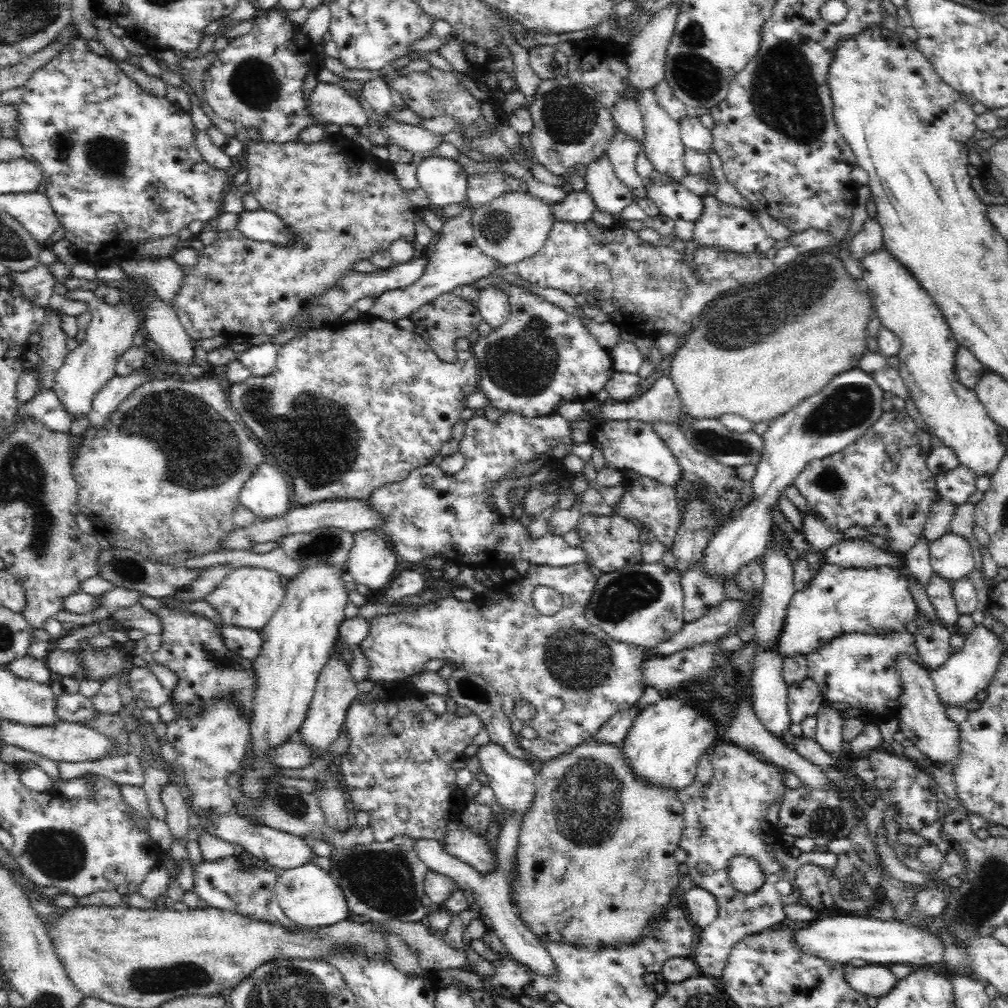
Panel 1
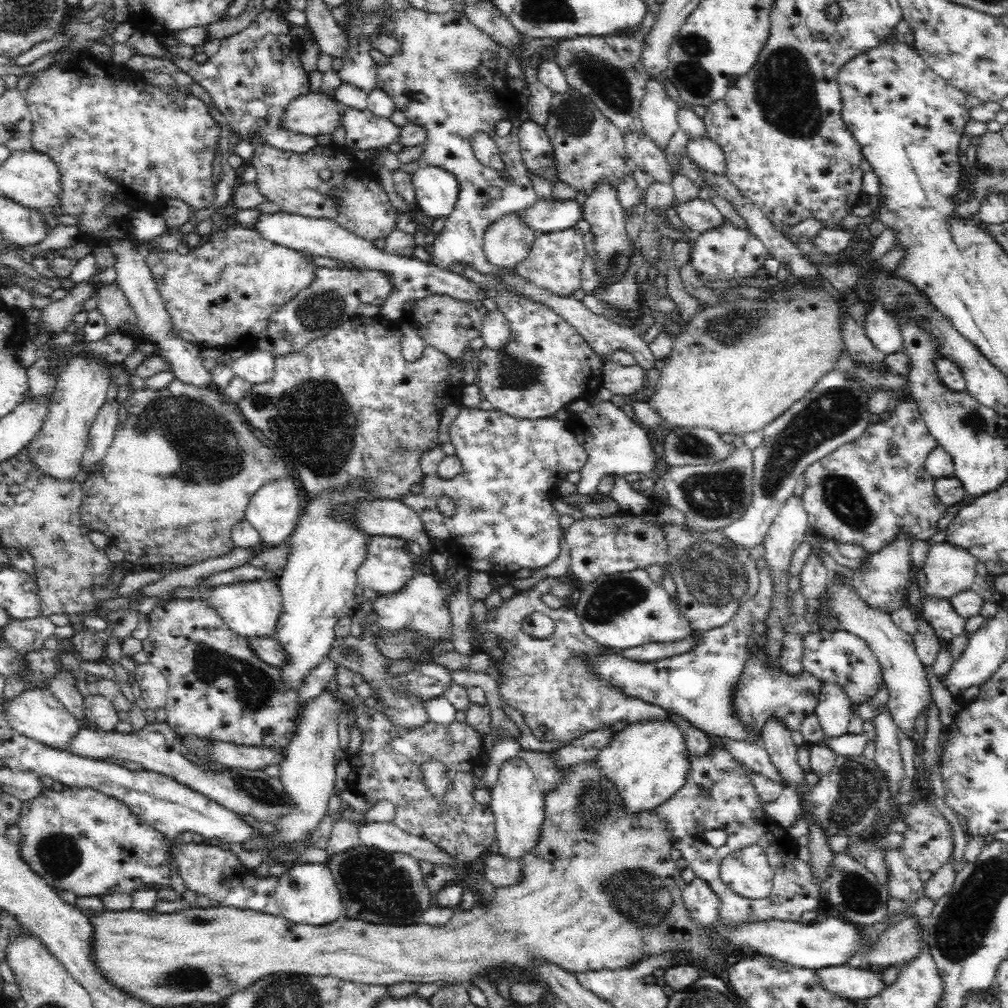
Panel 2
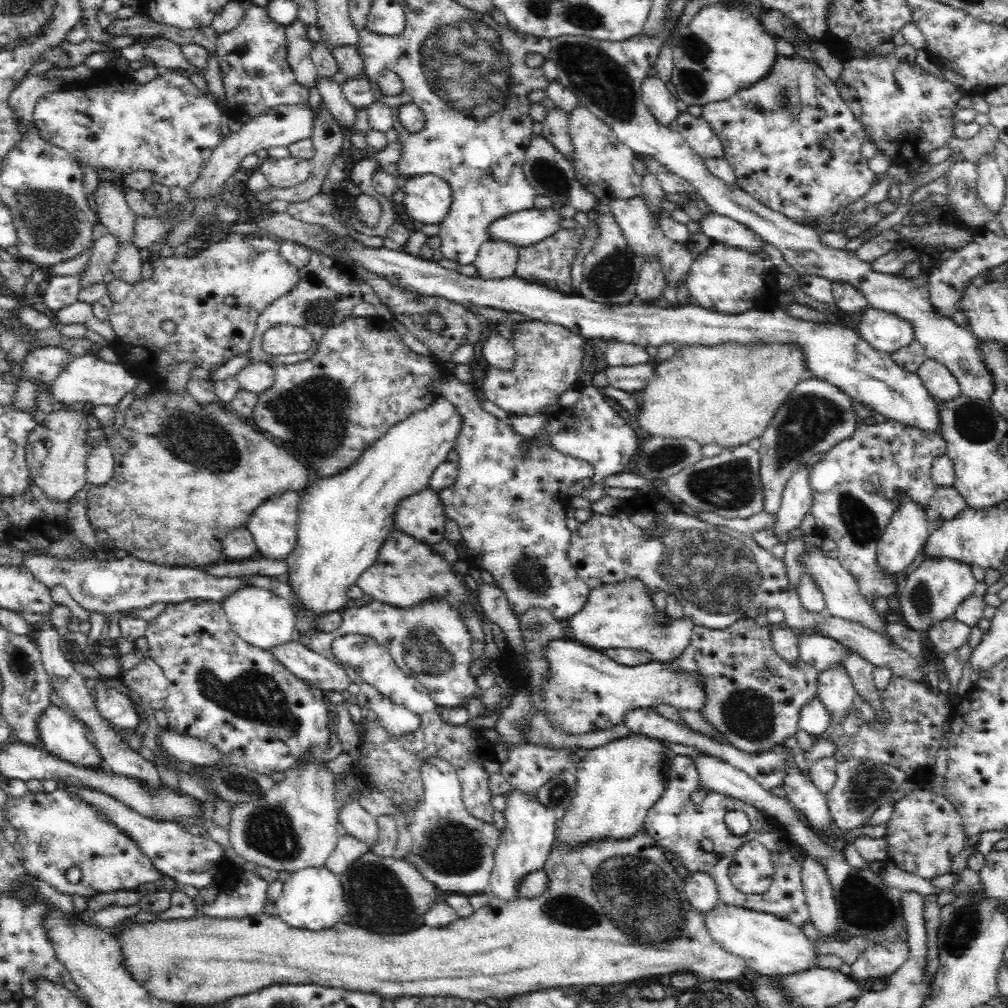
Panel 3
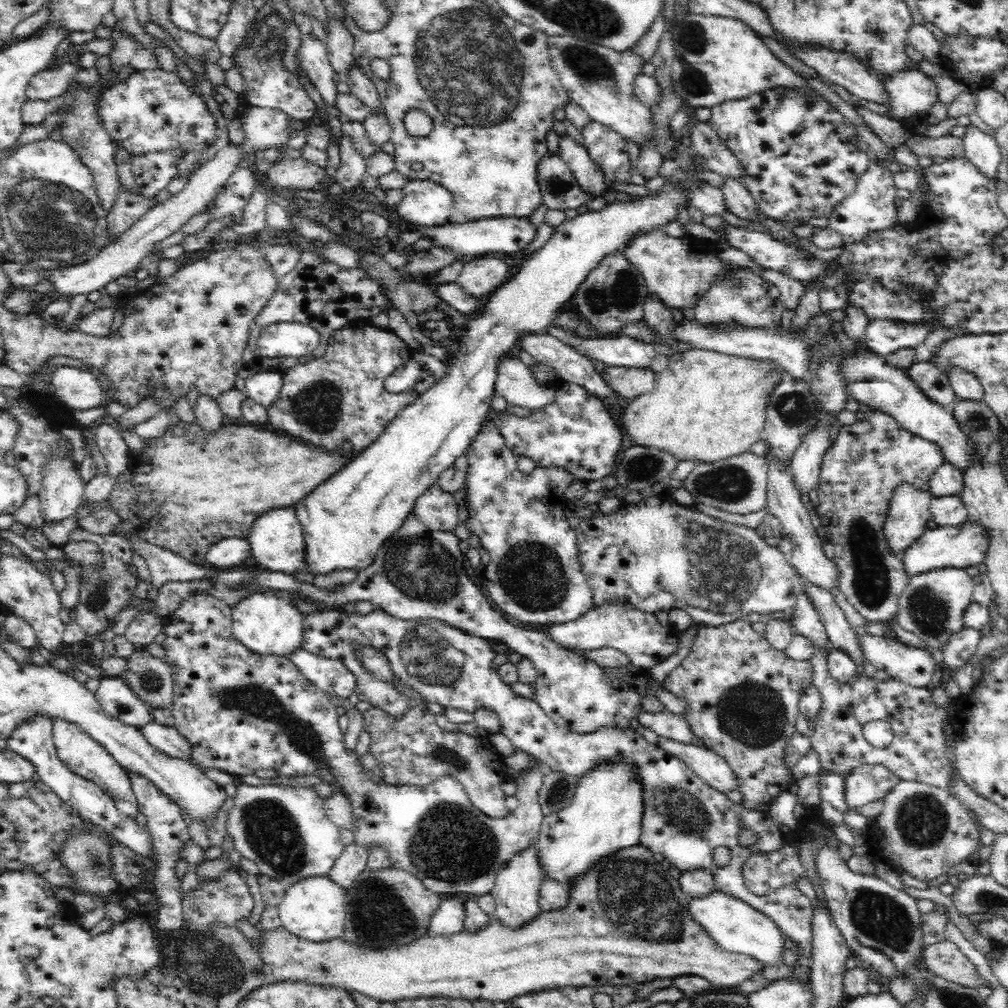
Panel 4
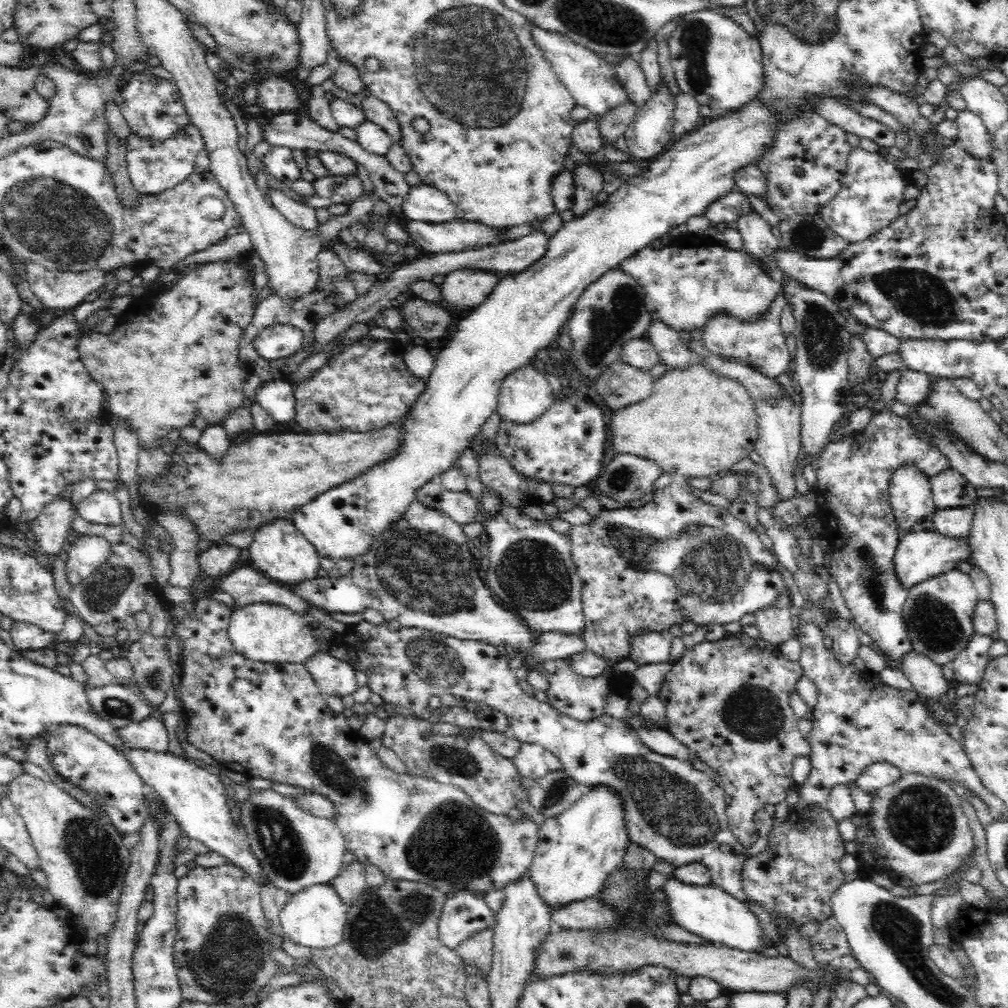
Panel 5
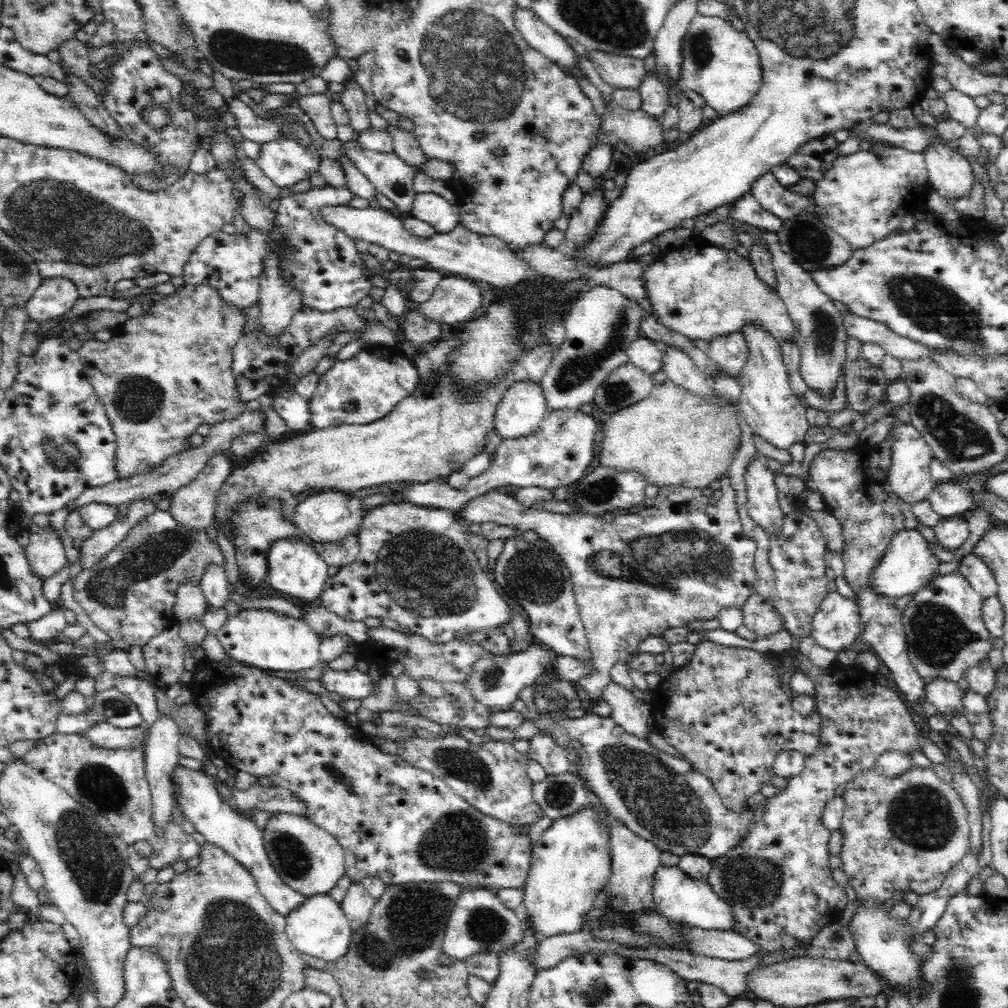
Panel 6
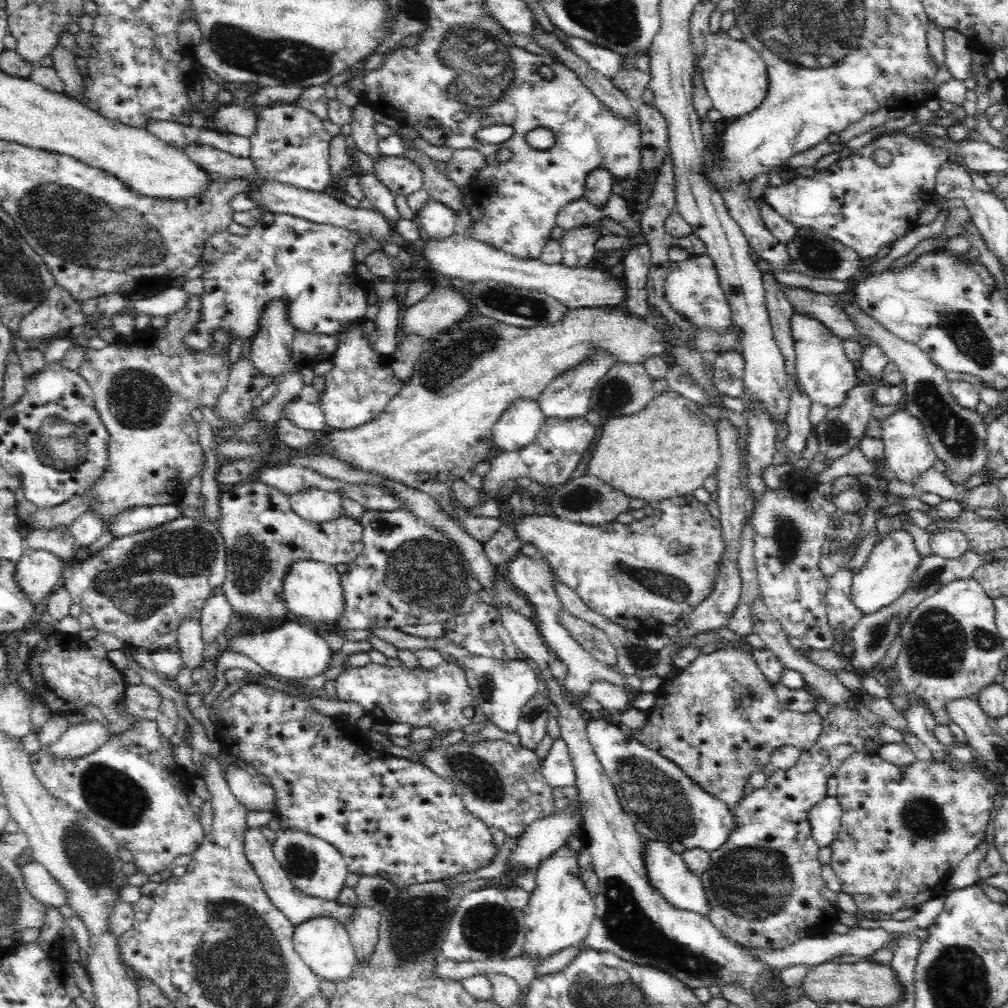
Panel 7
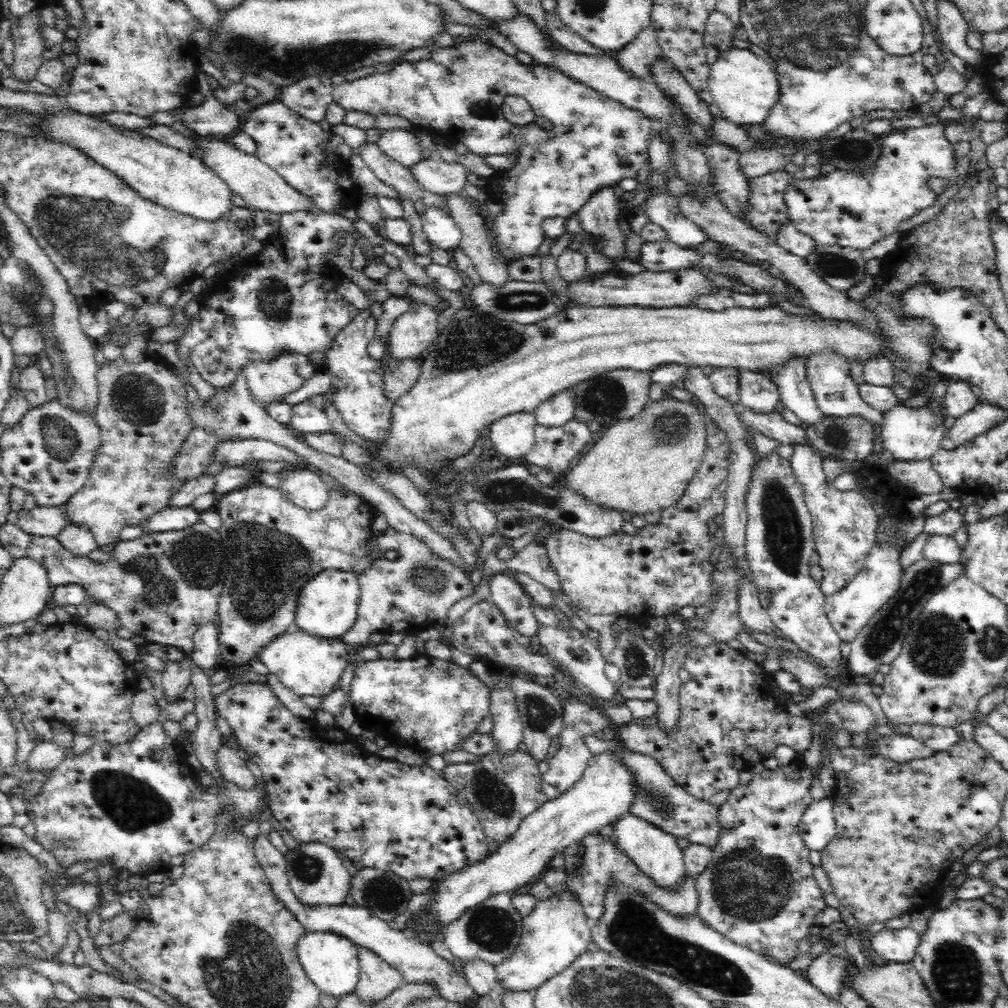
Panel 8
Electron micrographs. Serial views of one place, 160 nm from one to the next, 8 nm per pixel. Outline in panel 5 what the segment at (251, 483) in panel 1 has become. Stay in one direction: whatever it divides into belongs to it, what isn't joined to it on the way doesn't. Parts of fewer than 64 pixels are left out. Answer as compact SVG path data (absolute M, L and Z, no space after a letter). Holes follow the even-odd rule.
M276 519L258 527L248 549L256 570L267 580L286 588L315 580L321 568L321 555L316 547L299 532L290 519Z

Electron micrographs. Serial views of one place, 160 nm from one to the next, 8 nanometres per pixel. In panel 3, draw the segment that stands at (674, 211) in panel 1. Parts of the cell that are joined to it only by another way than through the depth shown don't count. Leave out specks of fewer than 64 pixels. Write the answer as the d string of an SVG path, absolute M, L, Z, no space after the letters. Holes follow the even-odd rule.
M712 212L703 215L697 223L701 231L715 244L739 248L748 254L758 254L766 248L766 242L758 233L732 218Z

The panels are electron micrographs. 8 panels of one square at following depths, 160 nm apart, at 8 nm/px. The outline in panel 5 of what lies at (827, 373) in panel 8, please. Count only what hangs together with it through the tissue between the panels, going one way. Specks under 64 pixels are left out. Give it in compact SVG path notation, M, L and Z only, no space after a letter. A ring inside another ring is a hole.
M706 240L699 245L670 243L660 249L649 245L626 258L617 268L629 274L645 293L645 307L651 322L663 322L676 332L704 330L718 314L727 314L738 322L760 322L782 290L782 286L766 275L744 249L734 250Z

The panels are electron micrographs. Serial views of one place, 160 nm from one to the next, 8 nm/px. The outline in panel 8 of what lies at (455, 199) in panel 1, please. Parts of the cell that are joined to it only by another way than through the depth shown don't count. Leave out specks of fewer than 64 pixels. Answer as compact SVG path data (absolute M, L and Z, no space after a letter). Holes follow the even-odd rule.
M432 208L420 216L424 233L438 250L451 252L452 248L458 246L461 241L461 230L450 215L446 215L438 208Z

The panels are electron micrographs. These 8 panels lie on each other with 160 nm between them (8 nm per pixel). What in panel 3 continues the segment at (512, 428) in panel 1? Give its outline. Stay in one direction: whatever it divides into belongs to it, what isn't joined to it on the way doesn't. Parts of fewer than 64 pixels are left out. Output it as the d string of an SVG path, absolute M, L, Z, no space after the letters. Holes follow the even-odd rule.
M443 371L437 379L429 382L429 389L436 395L442 395L452 401L462 413L462 432L458 435L456 450L459 454L459 473L456 482L438 495L444 503L446 517L455 520L459 526L464 544L468 547L466 561L474 569L484 569L494 577L494 583L506 595L508 605L514 615L526 615L528 610L547 610L556 622L570 619L582 606L586 605L591 589L576 573L570 563L570 538L573 524L566 512L570 507L569 488L575 482L592 478L592 466L584 461L564 456L544 446L538 448L535 441L530 441L529 451L524 453L520 446L526 438L494 418L478 399L477 389L462 381L453 372Z

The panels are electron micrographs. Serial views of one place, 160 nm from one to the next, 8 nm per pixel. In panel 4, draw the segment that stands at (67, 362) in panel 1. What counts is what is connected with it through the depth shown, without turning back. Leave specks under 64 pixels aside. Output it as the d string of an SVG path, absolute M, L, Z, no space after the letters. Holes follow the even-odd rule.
M54 454L49 466L46 467L48 467L48 472L46 472L46 476L42 480L42 488L38 492L40 510L42 520L46 524L56 524L56 522L70 518L76 512L76 508L83 502L86 484L82 482L78 473L78 465L74 463L72 454L70 454L70 458L59 458L57 454Z

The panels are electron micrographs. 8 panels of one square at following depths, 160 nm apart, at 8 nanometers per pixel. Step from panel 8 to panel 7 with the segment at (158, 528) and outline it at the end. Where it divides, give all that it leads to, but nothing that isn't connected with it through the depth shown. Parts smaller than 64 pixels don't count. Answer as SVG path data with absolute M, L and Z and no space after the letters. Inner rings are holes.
M157 504L154 506L138 506L136 509L126 510L118 518L110 522L107 530L114 538L130 536L150 528L164 526L172 520L182 518L182 505Z

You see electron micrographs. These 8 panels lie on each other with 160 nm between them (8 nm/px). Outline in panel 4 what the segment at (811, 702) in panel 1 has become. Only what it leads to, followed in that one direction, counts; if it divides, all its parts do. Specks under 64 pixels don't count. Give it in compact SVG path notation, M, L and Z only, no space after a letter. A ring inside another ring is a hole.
M743 617L718 627L702 626L690 654L668 673L663 684L670 695L686 704L679 717L686 722L691 734L702 746L723 758L732 769L733 785L742 794L740 808L747 812L770 806L782 792L793 789L792 768L786 761L786 748L796 732L800 694L812 683L807 660L788 658L783 651L776 650L764 635L755 632L751 624Z

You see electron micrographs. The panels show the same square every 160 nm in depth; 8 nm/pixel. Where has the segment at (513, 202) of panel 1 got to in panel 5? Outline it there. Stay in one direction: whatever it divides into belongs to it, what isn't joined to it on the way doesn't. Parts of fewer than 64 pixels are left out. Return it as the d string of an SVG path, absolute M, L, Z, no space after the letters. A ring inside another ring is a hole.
M455 270L438 280L441 306L454 312L473 310L482 304L499 281L497 274L484 270Z

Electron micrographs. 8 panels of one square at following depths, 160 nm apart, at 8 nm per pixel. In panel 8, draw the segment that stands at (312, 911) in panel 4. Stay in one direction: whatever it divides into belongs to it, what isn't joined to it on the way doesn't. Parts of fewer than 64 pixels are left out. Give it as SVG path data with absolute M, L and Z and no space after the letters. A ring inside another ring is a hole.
M308 932L298 941L297 953L306 976L322 994L339 999L354 992L360 978L360 957L358 947L349 938L333 932Z

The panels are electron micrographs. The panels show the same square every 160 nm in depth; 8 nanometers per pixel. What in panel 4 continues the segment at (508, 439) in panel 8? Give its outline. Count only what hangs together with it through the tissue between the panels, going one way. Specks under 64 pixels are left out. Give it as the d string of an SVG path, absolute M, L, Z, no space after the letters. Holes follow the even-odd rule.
M506 358L498 366L495 393L502 396L508 406L524 408L524 410L540 410L548 403L554 402L554 389L550 385L540 383L530 366L523 364L518 358Z

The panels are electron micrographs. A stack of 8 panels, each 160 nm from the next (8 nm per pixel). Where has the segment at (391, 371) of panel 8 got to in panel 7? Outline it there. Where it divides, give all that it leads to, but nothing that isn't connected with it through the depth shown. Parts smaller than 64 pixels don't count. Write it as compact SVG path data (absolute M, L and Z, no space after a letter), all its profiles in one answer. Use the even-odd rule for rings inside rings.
M399 337L395 352L390 357L390 368L399 384L407 383L414 372L414 366L422 355L423 338Z

